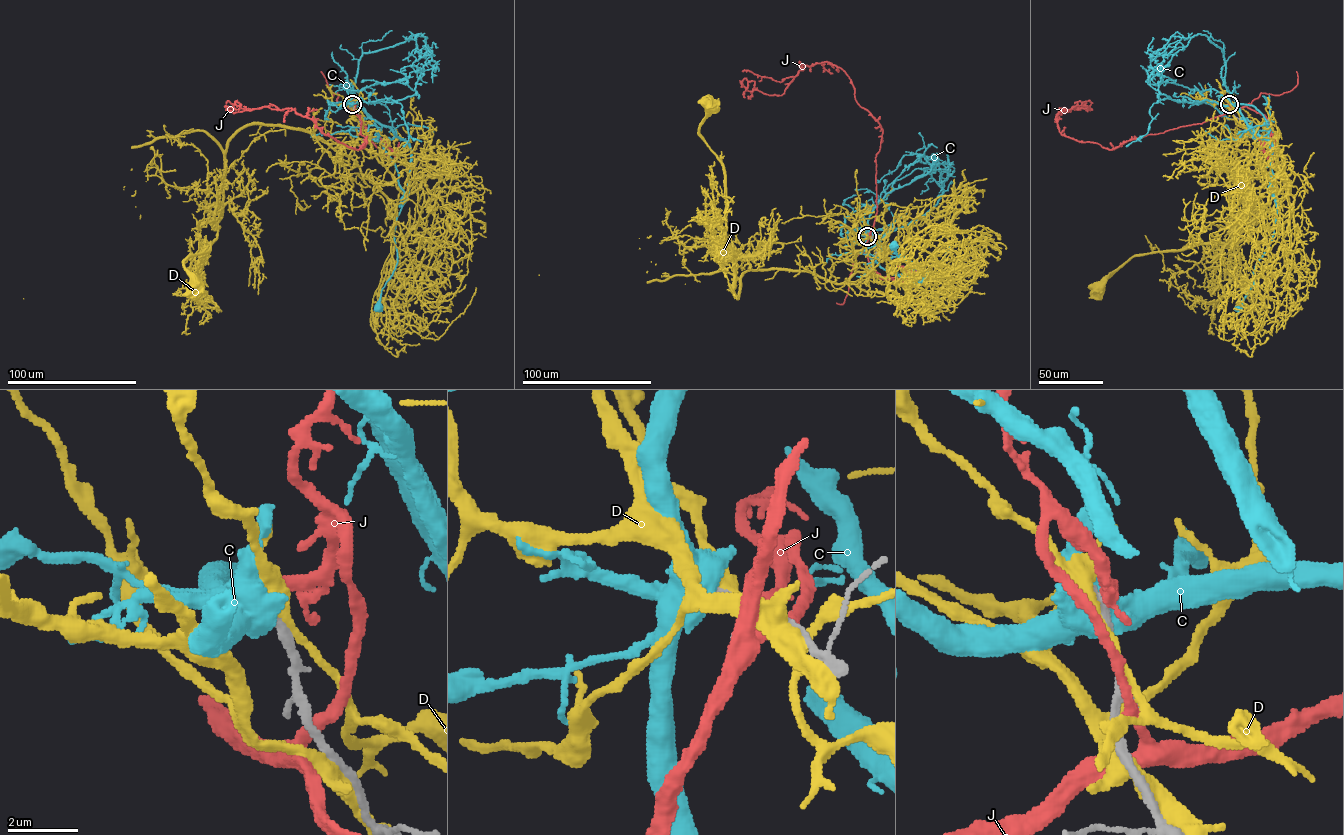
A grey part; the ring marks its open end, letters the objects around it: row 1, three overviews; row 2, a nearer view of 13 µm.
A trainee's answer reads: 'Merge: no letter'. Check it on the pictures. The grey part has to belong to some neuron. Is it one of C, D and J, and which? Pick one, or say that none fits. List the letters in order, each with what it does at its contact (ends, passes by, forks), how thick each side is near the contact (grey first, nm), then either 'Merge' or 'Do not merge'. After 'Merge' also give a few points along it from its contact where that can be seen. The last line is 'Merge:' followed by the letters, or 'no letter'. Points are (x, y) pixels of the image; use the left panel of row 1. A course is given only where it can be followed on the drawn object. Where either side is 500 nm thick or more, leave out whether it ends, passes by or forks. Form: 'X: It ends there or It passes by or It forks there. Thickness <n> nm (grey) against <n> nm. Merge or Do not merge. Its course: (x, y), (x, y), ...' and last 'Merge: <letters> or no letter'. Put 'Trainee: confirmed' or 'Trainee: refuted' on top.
Trainee: confirmed
C: Thickness 480 nm (grey) against 1100 nm. Do not merge
D: Thickness 500 nm (grey) against 280 nm. Do not merge
J: It ends there. Thickness 480 nm (grey) against 420 nm. Do not merge
Merge: no letter

